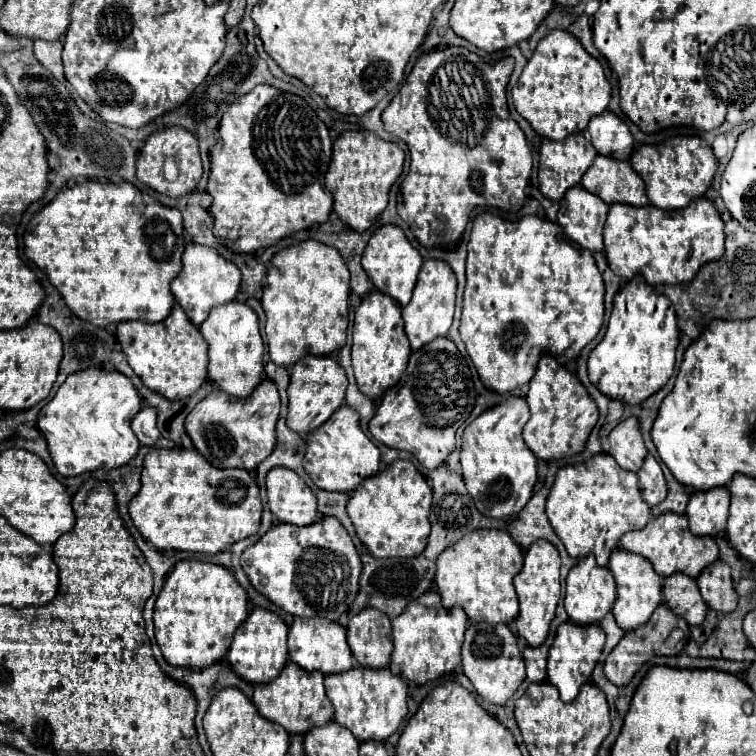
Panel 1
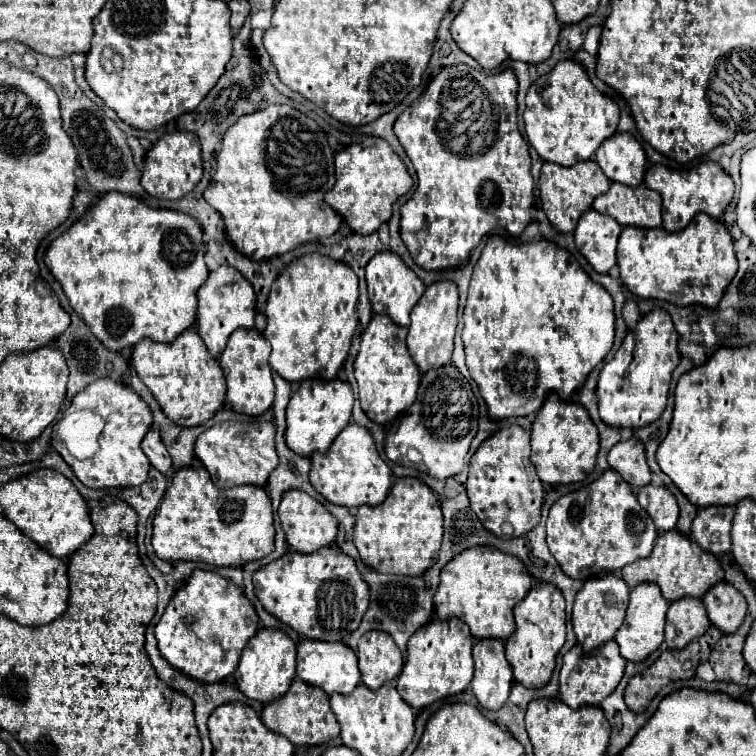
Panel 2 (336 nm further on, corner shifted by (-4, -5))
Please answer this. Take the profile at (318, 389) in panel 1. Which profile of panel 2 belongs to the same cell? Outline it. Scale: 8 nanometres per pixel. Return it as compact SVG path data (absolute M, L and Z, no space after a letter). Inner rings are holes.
M309 378L293 392L287 408L287 446L299 456L311 456L313 452L327 452L335 436L349 424L353 410L353 390L341 380Z

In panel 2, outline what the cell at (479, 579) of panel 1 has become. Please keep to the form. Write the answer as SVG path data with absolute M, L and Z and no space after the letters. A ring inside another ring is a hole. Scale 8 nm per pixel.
M493 546L469 548L453 556L453 560L443 566L439 576L441 582L435 592L437 618L447 620L451 616L459 616L475 638L509 638L515 630L513 608L533 586L533 578L525 564Z

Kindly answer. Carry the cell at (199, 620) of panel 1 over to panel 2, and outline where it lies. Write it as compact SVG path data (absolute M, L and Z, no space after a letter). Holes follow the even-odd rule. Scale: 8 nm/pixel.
M193 570L155 626L161 656L173 668L201 682L219 682L233 674L245 644L255 634L257 614L243 590L207 570Z

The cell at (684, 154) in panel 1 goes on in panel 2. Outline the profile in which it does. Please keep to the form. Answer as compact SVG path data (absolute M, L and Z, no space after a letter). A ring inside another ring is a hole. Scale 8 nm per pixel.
M705 160L705 162L685 168L685 170L671 170L663 164L655 164L649 168L649 172L645 172L643 184L661 194L661 198L663 198L663 228L667 232L683 230L689 224L689 220L699 212L705 212L711 218L721 218L727 204L731 202L733 190L735 190L731 176L717 162L711 162L711 160Z

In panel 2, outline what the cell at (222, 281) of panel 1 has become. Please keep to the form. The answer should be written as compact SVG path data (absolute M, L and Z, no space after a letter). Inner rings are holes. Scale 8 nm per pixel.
M219 266L217 270L209 272L205 284L197 290L197 332L203 338L207 350L217 358L225 344L227 338L233 330L237 328L253 328L253 318L255 318L255 292L249 280L235 268L231 266Z

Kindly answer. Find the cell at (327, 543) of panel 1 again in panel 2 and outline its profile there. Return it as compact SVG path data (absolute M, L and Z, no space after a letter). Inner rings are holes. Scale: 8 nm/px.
M325 546L311 554L301 552L285 552L281 558L265 564L263 568L253 572L255 594L263 608L279 618L283 624L291 626L295 632L313 638L313 640L327 640L327 642L343 642L349 638L353 630L357 630L367 606L369 606L369 588L361 578L357 564L351 556L343 554L337 546Z

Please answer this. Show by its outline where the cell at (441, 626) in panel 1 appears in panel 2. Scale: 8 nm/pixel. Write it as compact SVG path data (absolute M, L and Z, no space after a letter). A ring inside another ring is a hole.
M459 618L431 620L421 626L407 642L407 658L397 676L397 690L401 698L413 708L425 708L431 702L463 692L473 678L473 636L469 626Z

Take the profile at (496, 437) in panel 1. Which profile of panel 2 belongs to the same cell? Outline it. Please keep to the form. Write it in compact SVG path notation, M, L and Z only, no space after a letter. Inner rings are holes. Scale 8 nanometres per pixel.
M511 424L489 436L471 458L469 480L465 484L467 496L477 518L495 536L523 536L539 522L543 484L529 460L529 452L529 432L519 424ZM505 524L511 526L511 534L505 534Z

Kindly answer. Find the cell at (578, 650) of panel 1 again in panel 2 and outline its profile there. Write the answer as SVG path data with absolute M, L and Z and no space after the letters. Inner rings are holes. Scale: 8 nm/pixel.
M613 640L605 642L601 648L595 648L593 652L583 652L581 646L575 644L563 656L563 666L559 672L559 688L561 688L559 696L573 710L585 704L599 706L601 700L605 700L617 688L623 672L625 672L625 660L621 660L621 654L617 652L617 644L613 644Z

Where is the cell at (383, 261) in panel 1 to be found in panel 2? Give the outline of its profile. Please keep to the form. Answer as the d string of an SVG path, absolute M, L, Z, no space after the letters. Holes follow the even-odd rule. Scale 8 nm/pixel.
M385 250L373 256L365 272L367 272L367 288L369 288L369 300L373 304L373 312L387 314L393 318L393 322L401 326L409 326L409 312L425 292L425 284L419 280L419 276L403 262L399 254L391 250Z

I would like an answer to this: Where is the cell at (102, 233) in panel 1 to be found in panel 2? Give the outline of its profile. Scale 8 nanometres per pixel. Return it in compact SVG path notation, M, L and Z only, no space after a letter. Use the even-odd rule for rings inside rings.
M109 192L87 208L87 212L55 238L47 252L45 264L57 282L63 286L71 308L83 318L89 330L109 350L123 350L135 346L143 338L155 342L173 342L185 328L195 324L197 316L197 288L205 282L205 242L201 238L201 224L181 212L155 210L133 196Z

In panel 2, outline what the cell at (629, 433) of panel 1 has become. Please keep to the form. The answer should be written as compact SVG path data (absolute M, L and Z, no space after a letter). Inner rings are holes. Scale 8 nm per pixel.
M633 436L625 442L617 442L607 458L611 468L617 470L633 488L641 488L651 482L651 470L645 460L645 446L639 438Z

